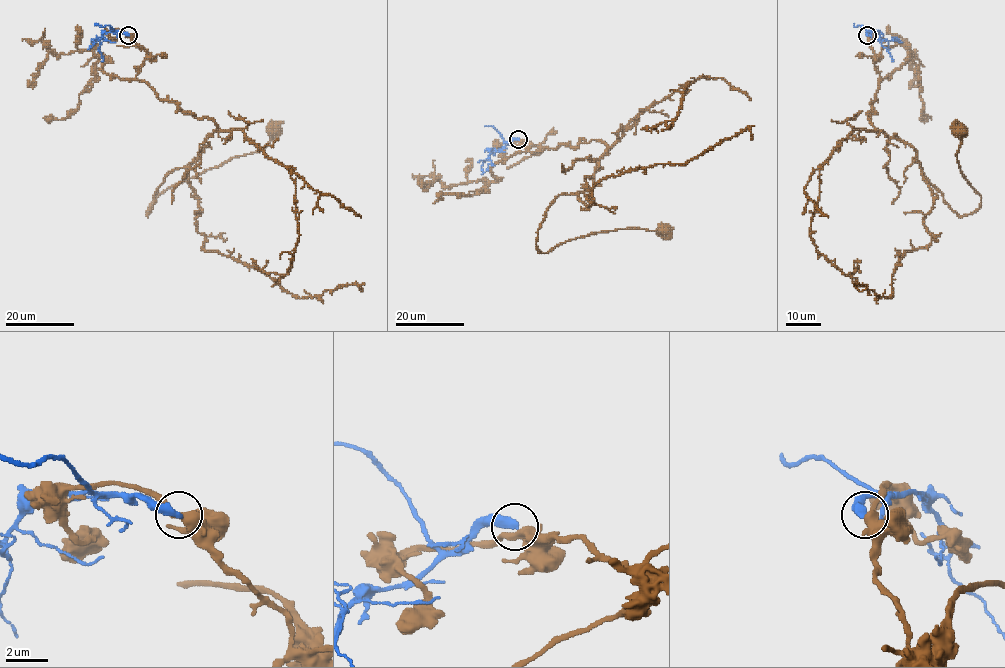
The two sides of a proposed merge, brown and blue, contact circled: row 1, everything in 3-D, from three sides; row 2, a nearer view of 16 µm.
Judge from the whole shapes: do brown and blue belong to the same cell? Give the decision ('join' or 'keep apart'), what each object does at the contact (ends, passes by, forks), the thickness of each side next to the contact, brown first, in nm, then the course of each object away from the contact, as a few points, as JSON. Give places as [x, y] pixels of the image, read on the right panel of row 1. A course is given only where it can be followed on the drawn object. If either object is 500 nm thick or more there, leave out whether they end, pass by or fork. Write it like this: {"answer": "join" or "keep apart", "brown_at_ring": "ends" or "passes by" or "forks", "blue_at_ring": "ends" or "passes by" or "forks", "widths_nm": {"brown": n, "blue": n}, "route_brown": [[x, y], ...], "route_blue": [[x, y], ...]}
{"answer": "keep apart", "brown_at_ring": "passes by", "blue_at_ring": "ends", "widths_nm": {"brown": 440, "blue": 420}, "route_brown": [[868, 35], [880, 78], [868, 117], [913, 148], [923, 174], [960, 216], [980, 204], [959, 167], [960, 129]], "route_blue": [[867, 35], [868, 31], [876, 31], [882, 39], [900, 42], [895, 37], [893, 40]]}

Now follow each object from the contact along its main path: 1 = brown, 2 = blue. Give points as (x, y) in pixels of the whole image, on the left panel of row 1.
1: (128, 35), (146, 54), (136, 78), (217, 126), (168, 174), (147, 216), (167, 189), (261, 150), (272, 129)
2: (128, 35), (121, 31), (105, 32), (99, 39), (91, 40), (94, 42), (97, 37), (104, 40)

